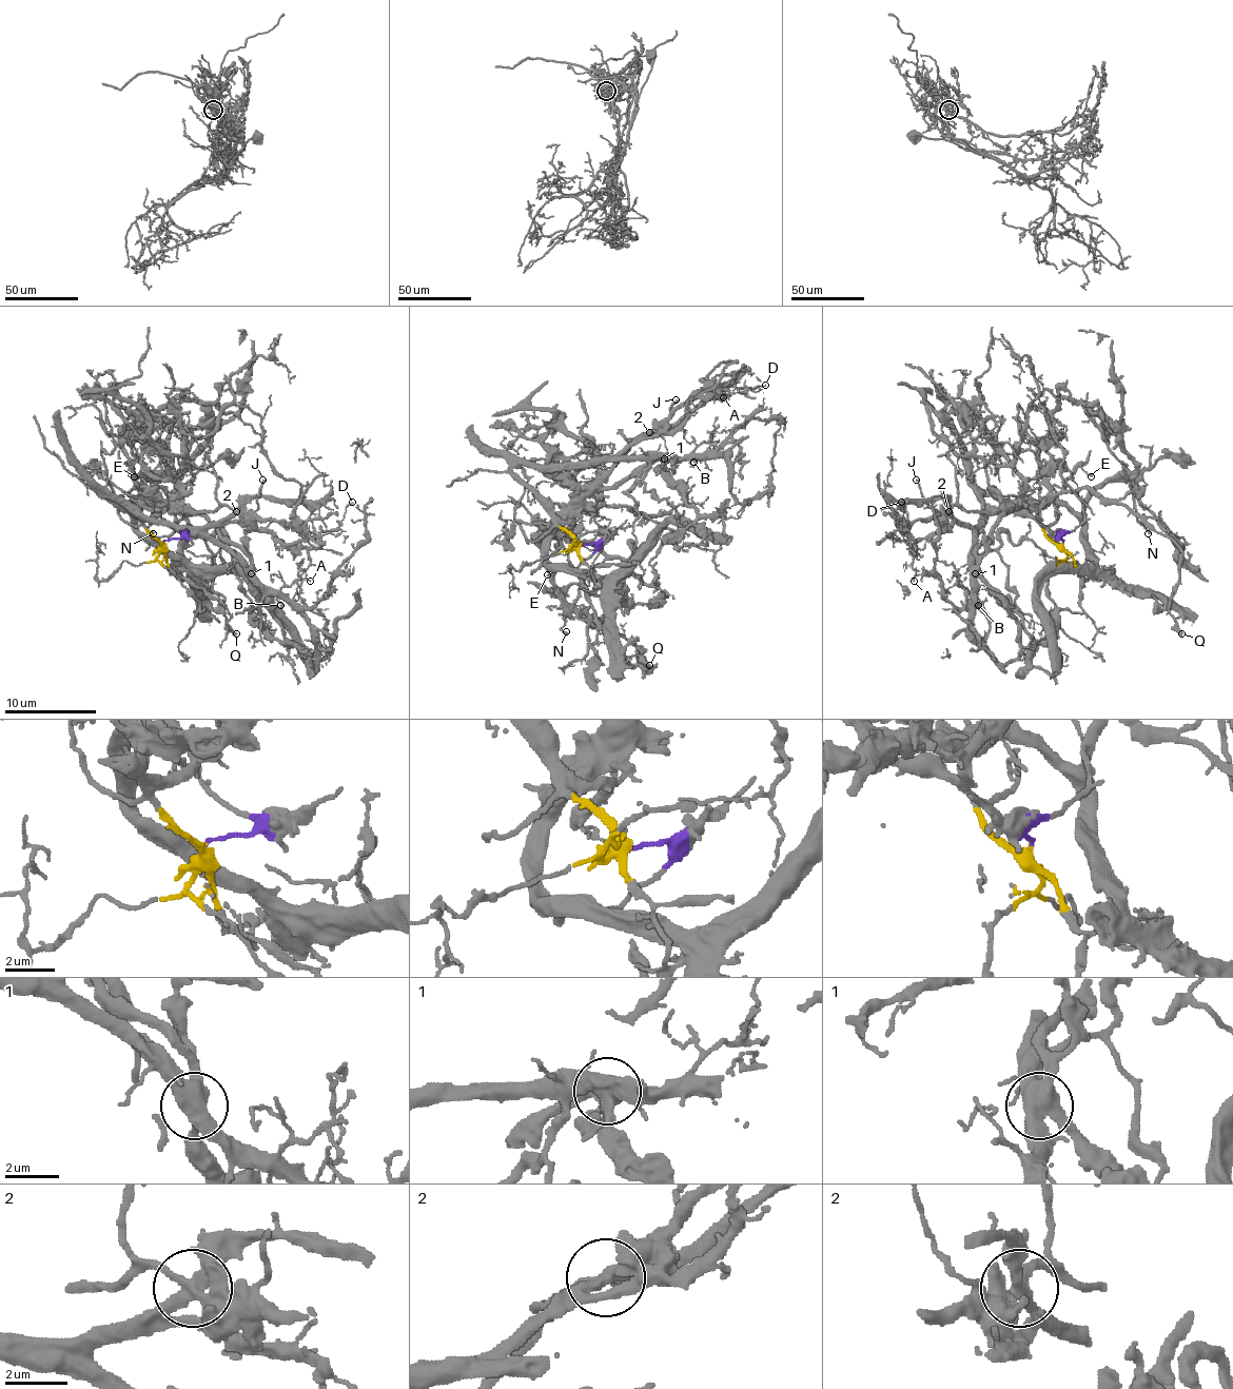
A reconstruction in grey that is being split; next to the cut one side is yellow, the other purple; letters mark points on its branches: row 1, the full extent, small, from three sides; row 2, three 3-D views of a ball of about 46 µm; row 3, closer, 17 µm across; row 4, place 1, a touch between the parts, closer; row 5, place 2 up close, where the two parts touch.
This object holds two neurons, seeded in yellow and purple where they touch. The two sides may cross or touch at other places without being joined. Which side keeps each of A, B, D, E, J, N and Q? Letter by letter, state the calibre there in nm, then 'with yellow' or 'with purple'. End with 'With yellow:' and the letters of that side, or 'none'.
A: 130 nm thick; with yellow
B: 150 nm thick; with yellow
D: 120 nm thick; with yellow
E: 130 nm thick; with yellow
J: 140 nm thick; with purple
N: 160 nm thick; with purple
Q: 280 nm thick; with yellow
With yellow: A, B, D, E, Q

